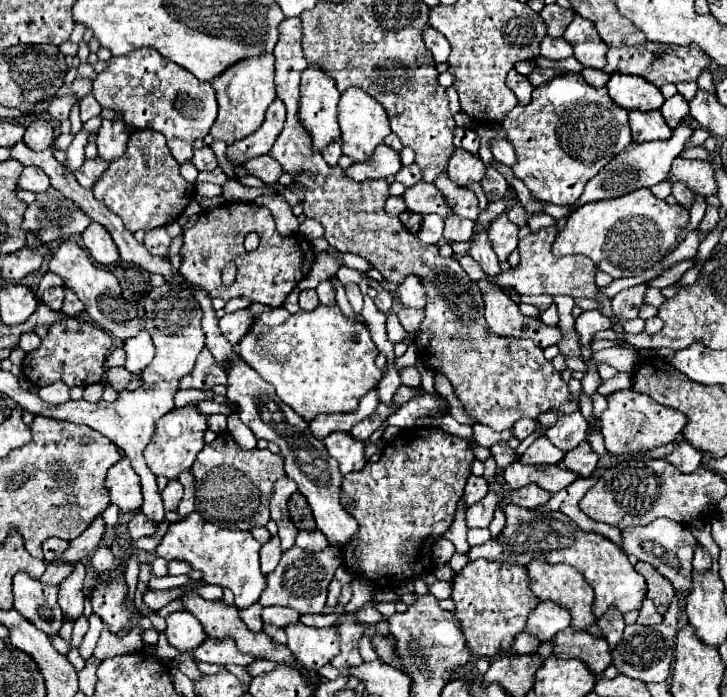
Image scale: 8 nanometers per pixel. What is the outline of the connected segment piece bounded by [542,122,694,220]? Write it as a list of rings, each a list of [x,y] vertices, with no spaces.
[[[680,124],[674,128],[672,138],[668,140],[652,140],[652,142],[630,142],[626,146],[626,150],[622,150],[608,166],[604,166],[584,188],[584,194],[578,198],[578,202],[574,206],[554,206],[554,204],[542,204],[544,214],[554,216],[556,220],[562,216],[568,216],[574,208],[588,204],[588,202],[596,202],[596,200],[606,200],[606,198],[618,198],[624,196],[628,192],[634,192],[638,188],[652,188],[656,184],[660,184],[662,180],[670,178],[670,166],[672,160],[682,152],[682,148],[686,146],[686,142],[692,136],[692,128],[688,124]]]

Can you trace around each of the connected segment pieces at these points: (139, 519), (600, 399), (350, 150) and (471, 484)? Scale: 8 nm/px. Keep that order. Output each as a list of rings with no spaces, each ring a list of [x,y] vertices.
[[[136,512],[130,520],[130,538],[138,540],[142,536],[152,536],[156,532],[156,522],[152,522],[152,518],[146,518],[142,512]]]
[[[598,392],[592,394],[592,402],[594,402],[594,418],[596,418],[596,428],[600,432],[600,414],[606,410],[606,398]]]
[[[356,86],[342,92],[338,102],[338,122],[342,132],[342,152],[350,156],[354,162],[368,160],[374,154],[374,148],[382,144],[382,140],[392,132],[384,106]]]
[[[470,476],[468,484],[464,488],[464,508],[470,508],[472,504],[480,502],[486,496],[486,492],[488,492],[486,480],[482,476],[480,478],[478,476]]]

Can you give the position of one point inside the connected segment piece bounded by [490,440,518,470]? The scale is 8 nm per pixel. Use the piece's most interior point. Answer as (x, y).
(503, 454)

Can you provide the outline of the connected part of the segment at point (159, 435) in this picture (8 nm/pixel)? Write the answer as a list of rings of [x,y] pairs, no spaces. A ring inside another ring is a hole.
[[[188,404],[184,408],[174,408],[172,412],[164,414],[164,418],[160,418],[160,422],[156,422],[156,434],[152,436],[152,442],[144,450],[148,468],[156,476],[166,476],[168,480],[174,480],[180,472],[190,470],[196,460],[196,454],[204,448],[206,430],[208,430],[208,416],[202,414],[196,404]]]

